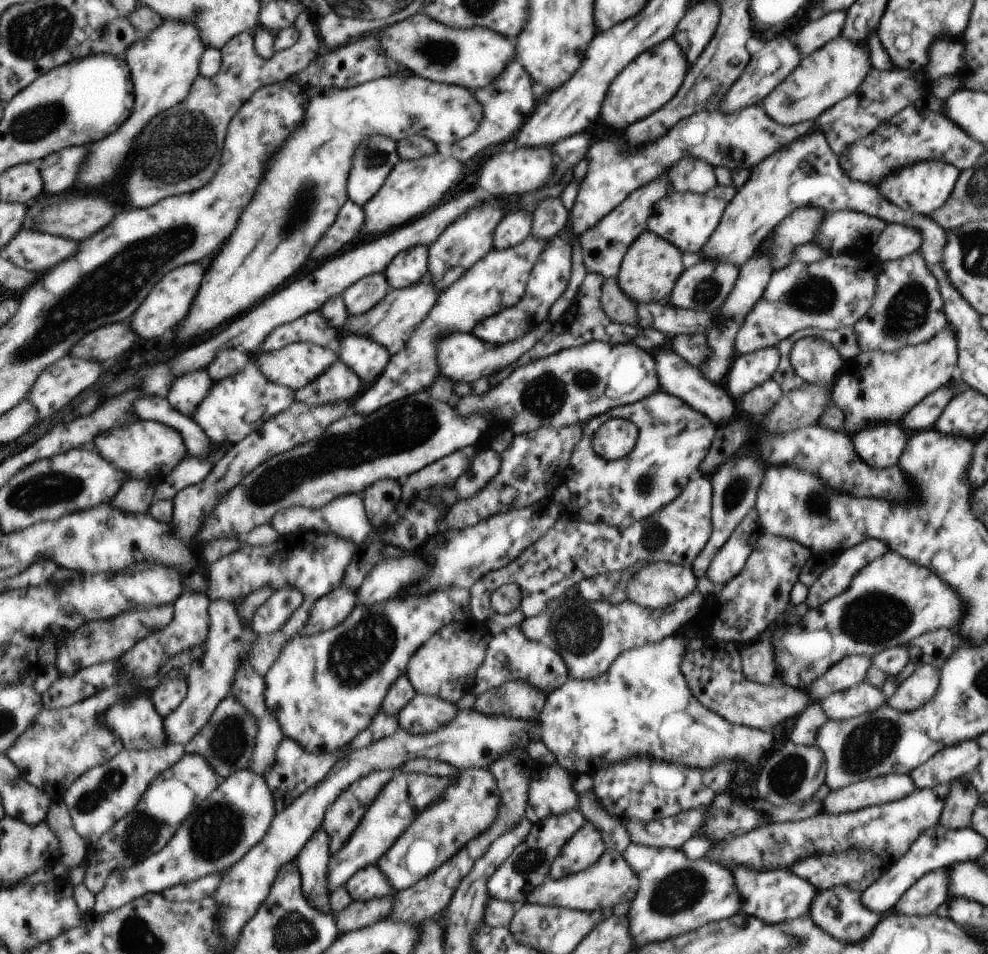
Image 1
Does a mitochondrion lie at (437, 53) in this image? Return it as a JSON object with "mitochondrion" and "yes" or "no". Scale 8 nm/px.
{"mitochondrion":"yes"}

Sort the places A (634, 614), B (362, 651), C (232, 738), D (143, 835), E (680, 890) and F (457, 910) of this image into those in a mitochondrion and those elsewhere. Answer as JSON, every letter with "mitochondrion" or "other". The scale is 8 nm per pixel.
{"A":"other","B":"mitochondrion","C":"mitochondrion","D":"mitochondrion","E":"mitochondrion","F":"other"}

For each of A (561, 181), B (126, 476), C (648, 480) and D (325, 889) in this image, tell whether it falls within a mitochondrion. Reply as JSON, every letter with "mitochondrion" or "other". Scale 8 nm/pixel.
{"A":"other","B":"other","C":"mitochondrion","D":"other"}

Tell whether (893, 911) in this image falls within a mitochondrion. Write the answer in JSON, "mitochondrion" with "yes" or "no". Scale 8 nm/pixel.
{"mitochondrion":"no"}

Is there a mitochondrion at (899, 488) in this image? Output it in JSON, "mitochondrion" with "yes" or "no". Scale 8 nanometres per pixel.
{"mitochondrion":"yes"}

